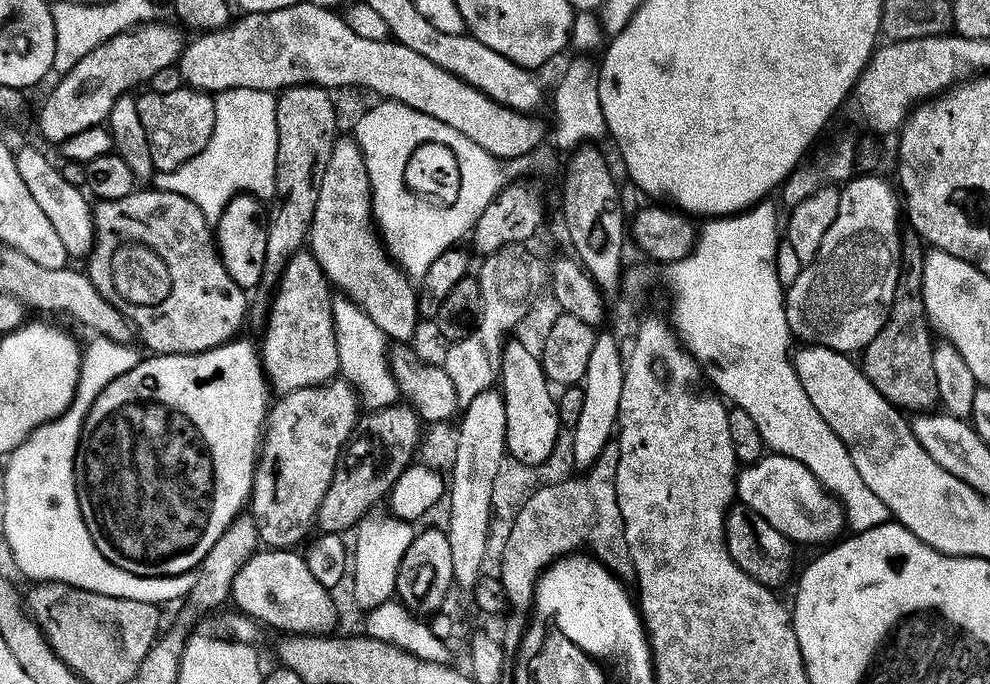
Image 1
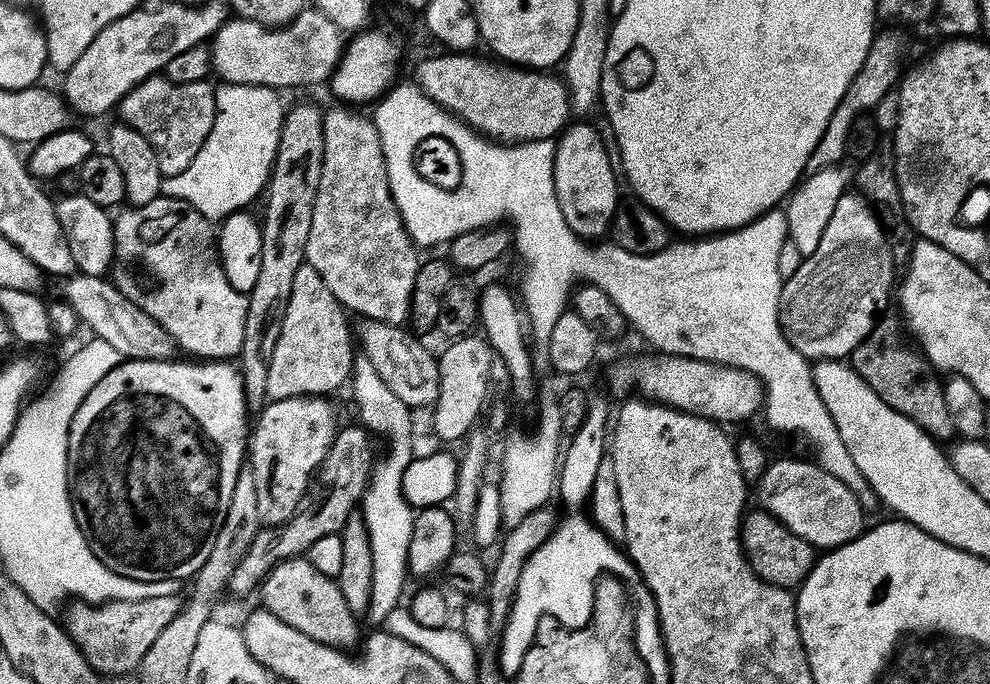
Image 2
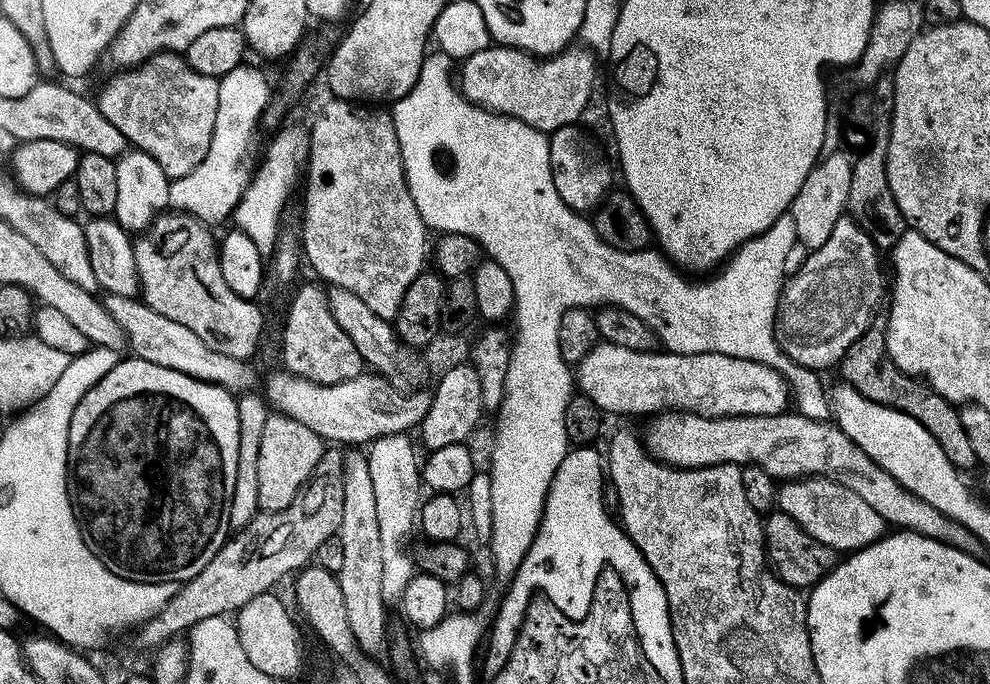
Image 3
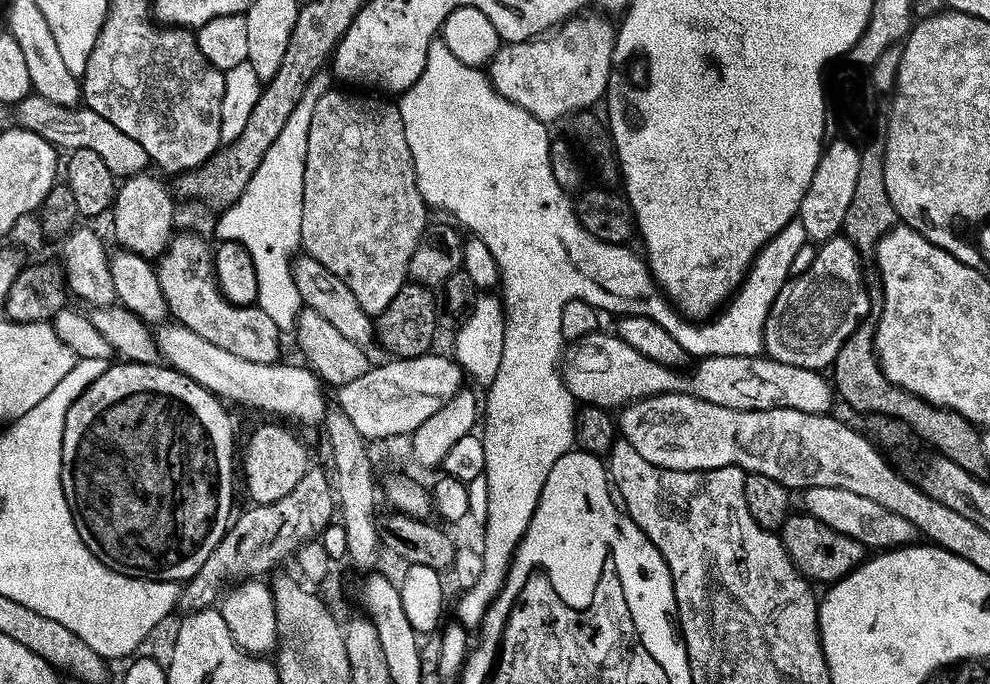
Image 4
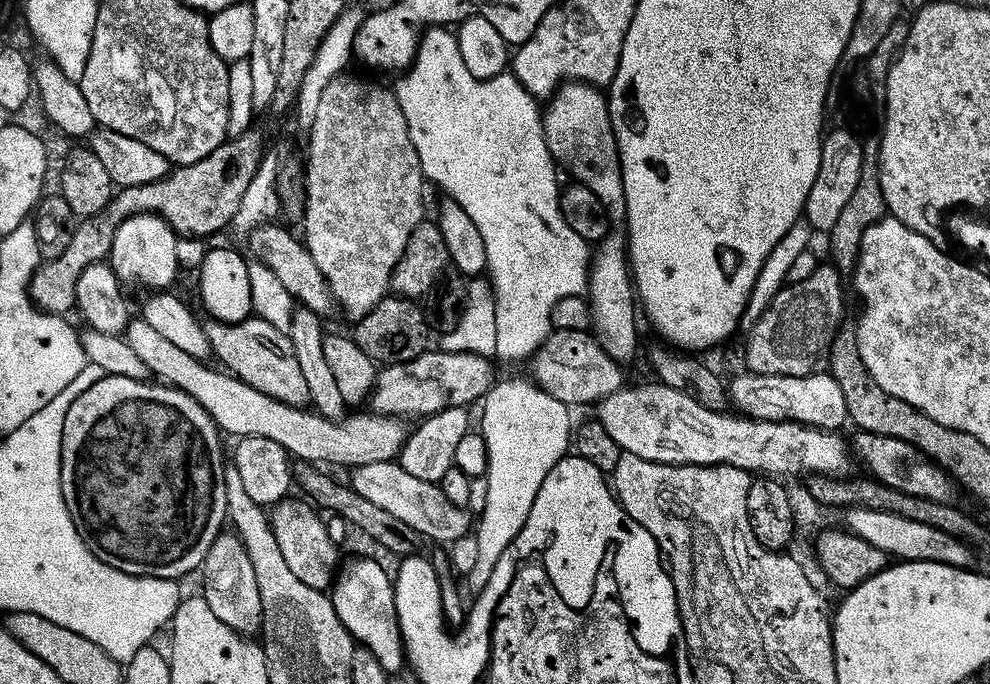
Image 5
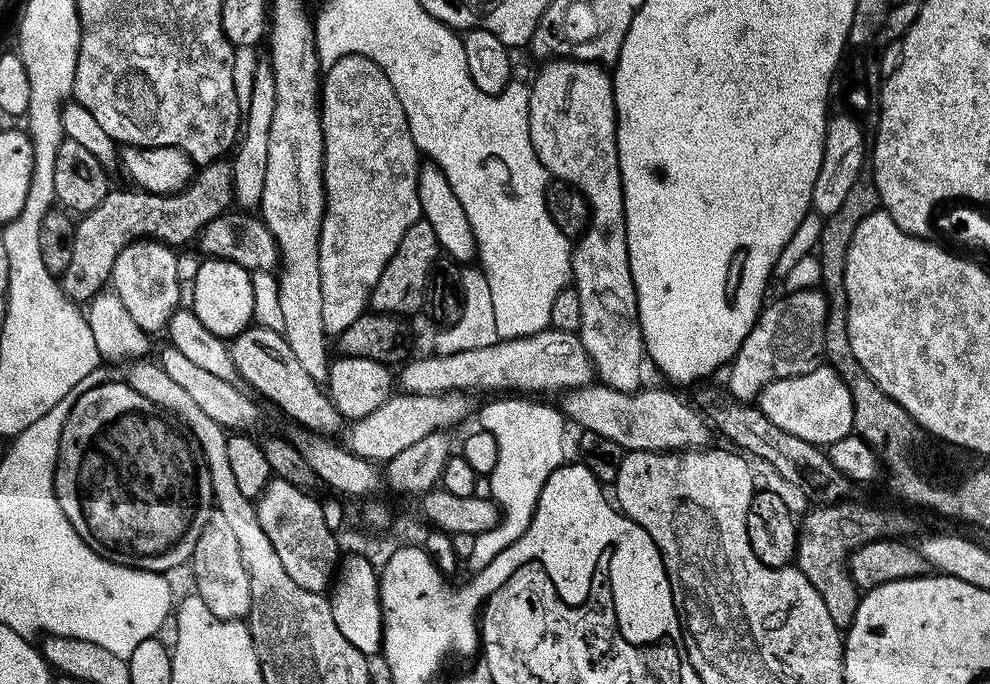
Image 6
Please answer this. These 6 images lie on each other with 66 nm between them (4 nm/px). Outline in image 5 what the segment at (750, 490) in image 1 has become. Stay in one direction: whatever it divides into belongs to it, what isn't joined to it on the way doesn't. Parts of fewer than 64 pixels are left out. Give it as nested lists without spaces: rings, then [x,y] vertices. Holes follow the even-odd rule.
[[[845,507],[843,527],[853,532],[858,538],[870,542],[870,546],[878,546],[890,558],[900,562],[909,560],[937,560],[955,568],[969,567],[973,562],[973,549],[961,539],[956,539],[942,530],[935,529],[923,522],[916,522],[902,514],[888,513],[861,507]]]

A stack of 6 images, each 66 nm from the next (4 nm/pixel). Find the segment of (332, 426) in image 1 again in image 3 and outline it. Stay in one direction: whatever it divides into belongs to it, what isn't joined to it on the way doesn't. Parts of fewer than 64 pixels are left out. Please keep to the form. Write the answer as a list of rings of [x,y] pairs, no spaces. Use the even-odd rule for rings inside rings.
[[[269,415],[262,430],[262,447],[258,450],[258,502],[261,509],[281,512],[290,502],[294,502],[294,494],[298,494],[298,490],[308,481],[325,451],[325,441],[309,427],[286,415]]]

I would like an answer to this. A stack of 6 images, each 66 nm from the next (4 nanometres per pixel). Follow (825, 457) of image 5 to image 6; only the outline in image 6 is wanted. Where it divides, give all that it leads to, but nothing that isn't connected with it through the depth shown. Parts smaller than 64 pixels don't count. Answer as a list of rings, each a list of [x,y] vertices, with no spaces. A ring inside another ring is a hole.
[[[593,382],[565,391],[558,407],[571,423],[573,421],[583,431],[592,431],[616,443],[623,451],[687,451],[707,447],[711,443],[711,427],[691,403],[686,404],[670,390],[646,388],[628,393]]]

